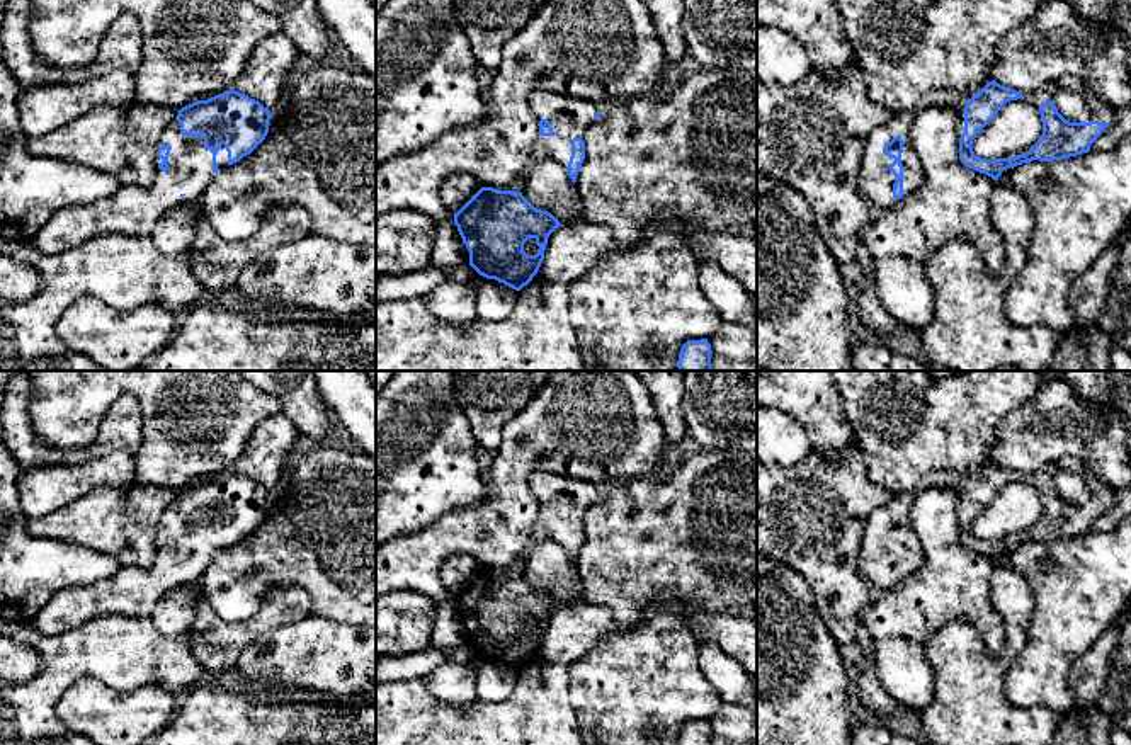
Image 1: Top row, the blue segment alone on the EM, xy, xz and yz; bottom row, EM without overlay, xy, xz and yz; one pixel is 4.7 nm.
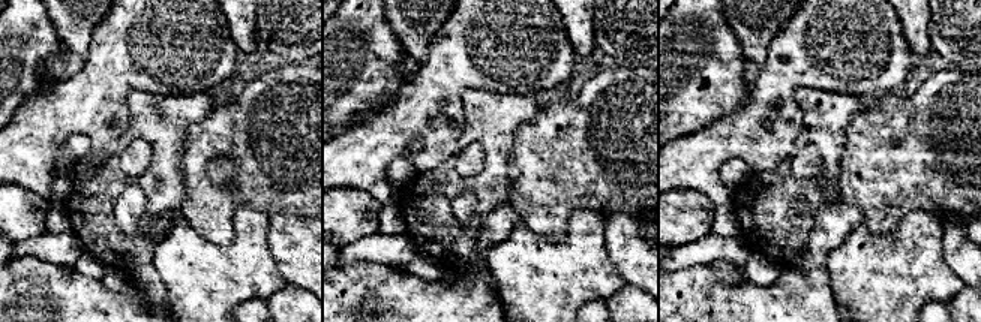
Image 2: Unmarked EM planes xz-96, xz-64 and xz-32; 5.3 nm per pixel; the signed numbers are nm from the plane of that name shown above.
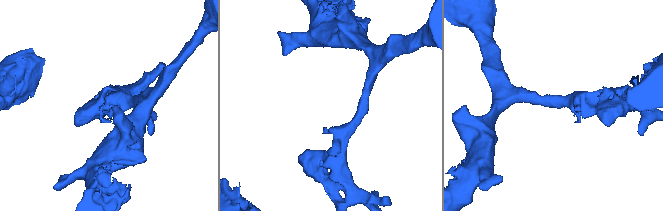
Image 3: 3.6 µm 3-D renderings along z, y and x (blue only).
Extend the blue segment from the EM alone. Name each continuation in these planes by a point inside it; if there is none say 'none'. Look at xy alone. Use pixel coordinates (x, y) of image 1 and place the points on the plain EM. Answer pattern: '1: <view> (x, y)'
1: xy (131, 592)

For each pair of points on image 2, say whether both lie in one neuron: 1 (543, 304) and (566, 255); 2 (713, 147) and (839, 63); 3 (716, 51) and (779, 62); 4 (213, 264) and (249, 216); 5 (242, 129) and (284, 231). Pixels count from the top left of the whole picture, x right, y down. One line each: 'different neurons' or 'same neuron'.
1: same neuron
2: same neuron
3: different neurons
4: same neuron
5: different neurons

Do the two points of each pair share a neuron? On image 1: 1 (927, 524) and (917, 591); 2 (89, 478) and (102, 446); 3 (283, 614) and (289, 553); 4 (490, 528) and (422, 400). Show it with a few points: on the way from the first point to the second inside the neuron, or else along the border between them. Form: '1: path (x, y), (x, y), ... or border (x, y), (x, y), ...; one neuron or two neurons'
1: path (936, 541), (934, 574); one neuron
2: border (133, 453), (114, 449), (82, 463), (58, 465); two neurons
3: border (312, 599), (300, 587), (274, 587), (255, 613); two neurons
4: border (485, 470), (485, 497), (446, 511), (439, 517); two neurons

